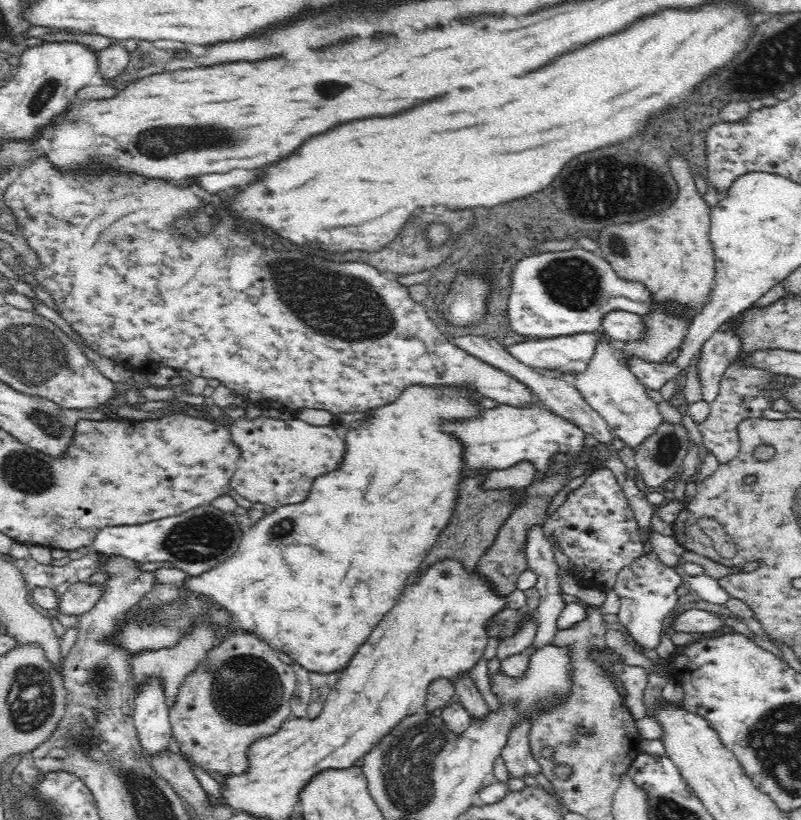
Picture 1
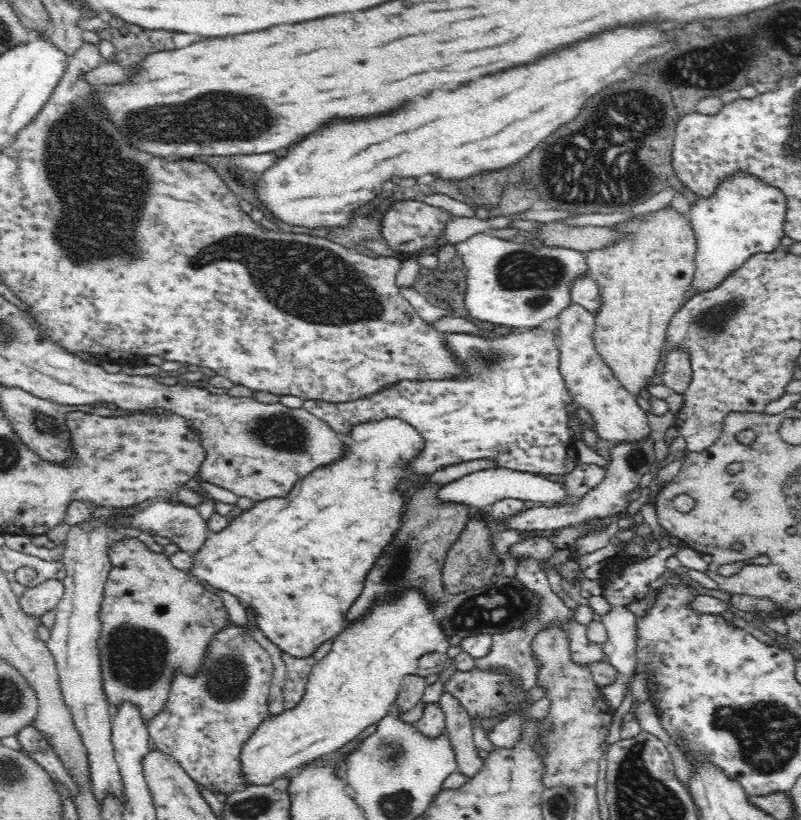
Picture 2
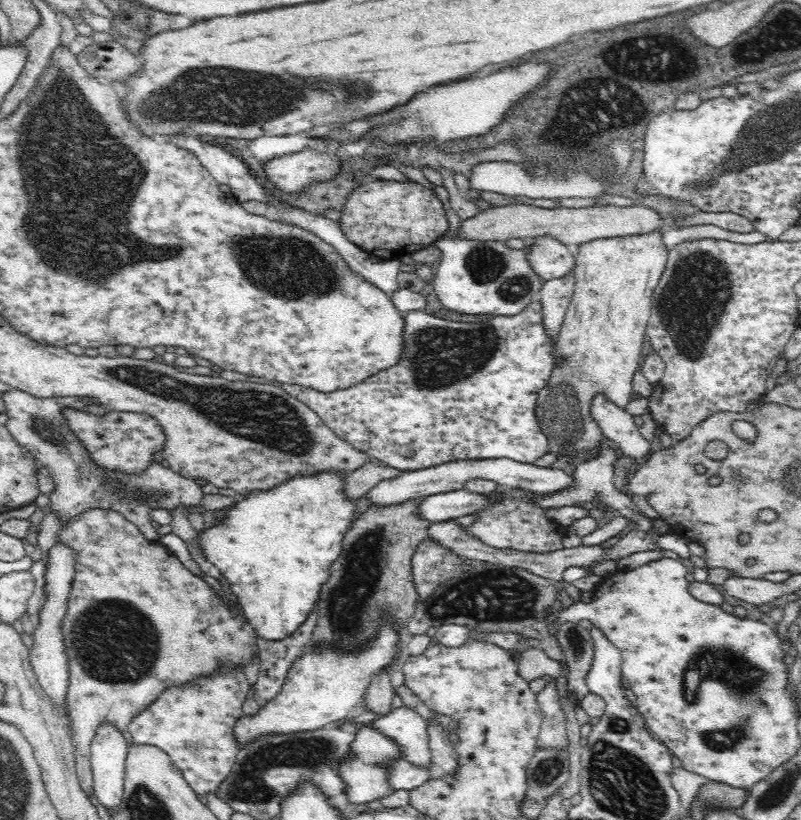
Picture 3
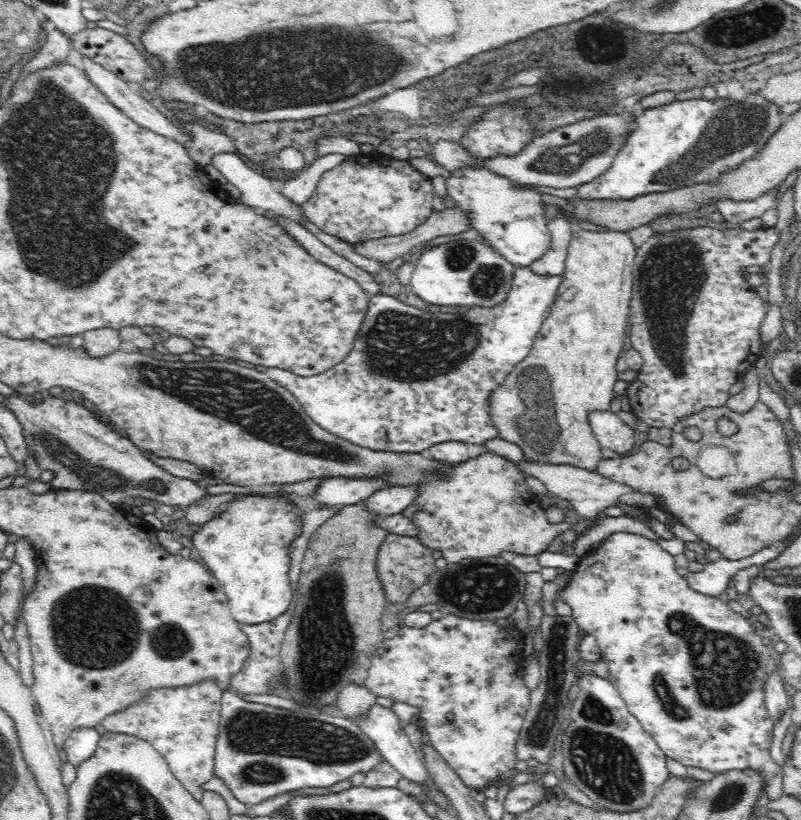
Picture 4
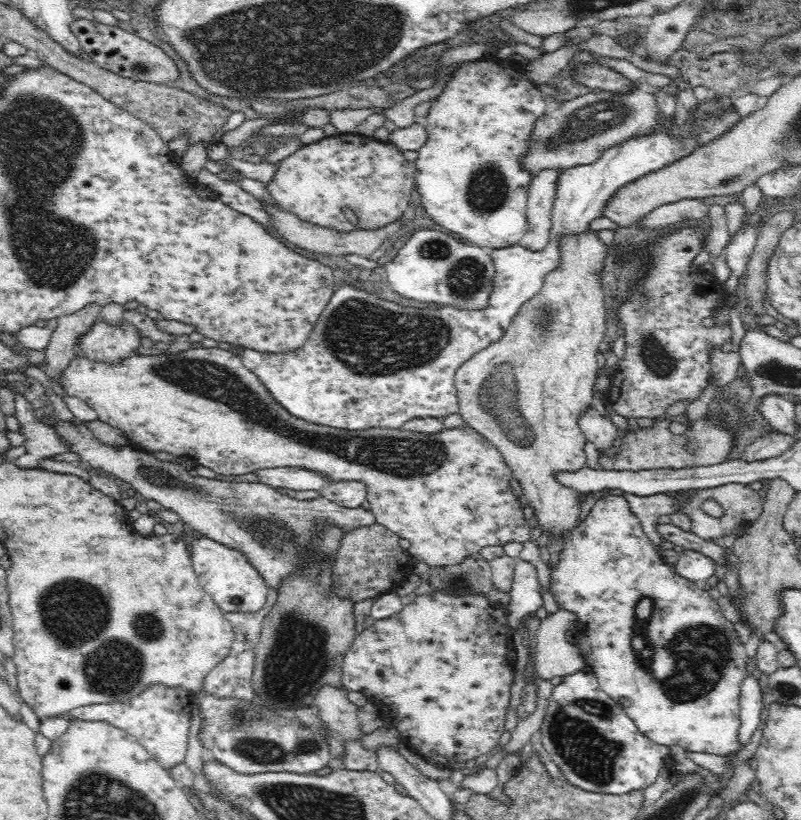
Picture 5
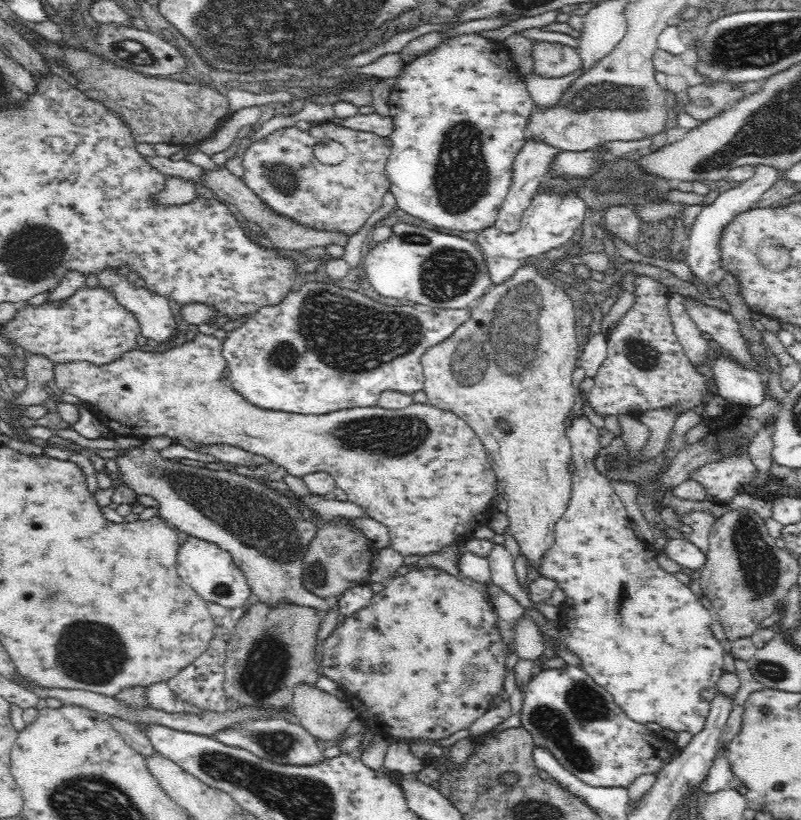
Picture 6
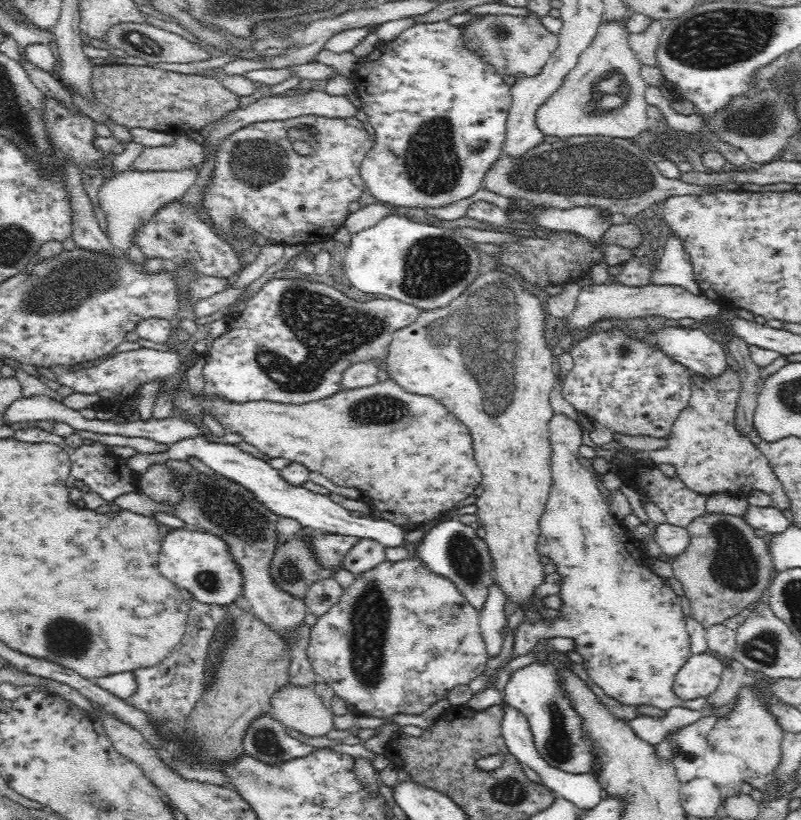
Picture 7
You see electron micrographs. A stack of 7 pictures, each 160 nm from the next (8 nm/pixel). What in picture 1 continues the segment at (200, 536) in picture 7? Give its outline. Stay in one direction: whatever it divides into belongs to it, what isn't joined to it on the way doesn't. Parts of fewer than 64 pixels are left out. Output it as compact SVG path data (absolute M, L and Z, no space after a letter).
M410 385L400 393L400 396L389 405L382 405L375 408L362 421L358 427L350 428L346 434L346 454L344 454L342 464L334 472L328 472L324 476L319 476L311 484L311 492L306 501L299 504L280 505L274 514L268 514L262 518L254 528L244 532L242 548L238 554L228 558L222 566L214 568L208 574L187 580L188 592L184 599L176 603L167 603L165 606L154 606L152 610L132 609L125 616L124 627L110 638L110 643L114 647L122 647L128 653L142 653L143 650L166 649L173 645L177 638L182 638L187 629L191 628L192 619L203 616L208 604L212 604L214 609L226 609L230 615L229 629L240 629L245 633L254 633L261 641L269 644L278 654L282 653L290 660L298 663L306 670L319 675L333 675L347 669L349 662L357 653L357 650L368 640L376 624L380 622L385 614L396 604L396 600L402 596L406 586L416 584L420 570L418 566L422 564L426 552L436 544L441 532L449 527L455 512L460 506L462 498L461 482L465 481L466 470L462 468L463 460L458 460L458 444L446 436L446 432L438 432L438 420L462 420L462 416L474 416L478 412L478 403L486 400L476 390L470 388L457 387L424 387L421 385Z

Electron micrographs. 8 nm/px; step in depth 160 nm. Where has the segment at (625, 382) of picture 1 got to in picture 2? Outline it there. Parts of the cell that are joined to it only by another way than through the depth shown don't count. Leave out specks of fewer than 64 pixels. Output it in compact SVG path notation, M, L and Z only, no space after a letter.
M574 303L559 316L558 322L560 322L559 367L573 403L577 403L590 414L596 433L602 439L618 445L637 442L643 444L644 441L648 441L654 434L649 426L646 411L638 403L639 395L630 394L622 386L610 366L596 350L593 334L597 322L593 314Z

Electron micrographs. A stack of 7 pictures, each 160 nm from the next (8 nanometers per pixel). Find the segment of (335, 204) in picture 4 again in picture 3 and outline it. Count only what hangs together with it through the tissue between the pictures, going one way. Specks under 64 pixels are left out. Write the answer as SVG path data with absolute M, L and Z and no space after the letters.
M372 178L370 182L358 182L338 210L338 231L346 240L376 258L392 259L437 244L436 240L448 232L444 204L430 188L412 179L406 182L375 179L376 182Z

